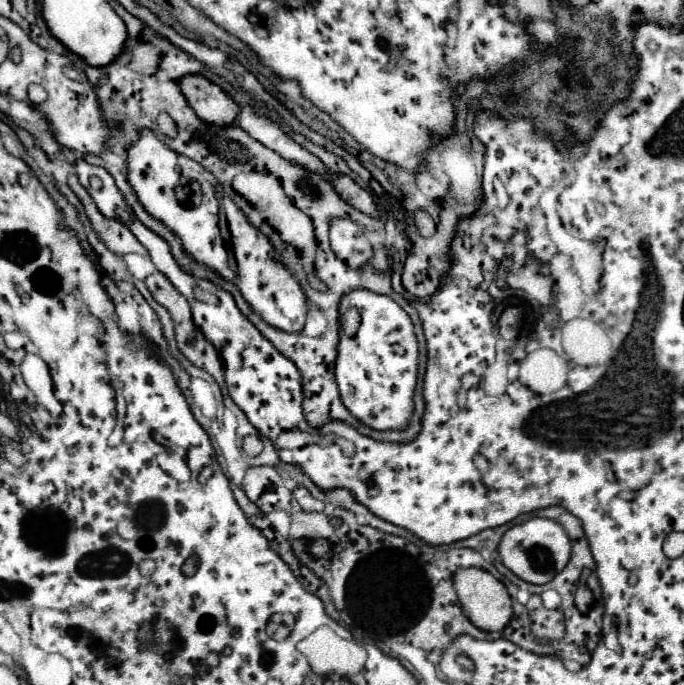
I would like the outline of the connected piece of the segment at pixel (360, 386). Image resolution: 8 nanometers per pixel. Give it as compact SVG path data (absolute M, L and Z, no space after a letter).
M354 289L354 291L346 293L338 307L340 315L348 307L358 309L358 313L362 315L362 323L354 337L340 335L338 357L334 363L334 375L336 375L338 389L342 389L342 395L340 395L342 403L356 419L360 419L362 423L366 423L372 429L378 429L378 431L400 429L400 427L404 427L404 423L408 423L408 415L412 415L412 403L414 403L412 395L414 395L416 373L418 373L418 341L414 335L414 325L412 325L408 313L394 299L390 299L388 295L368 291L368 289Z

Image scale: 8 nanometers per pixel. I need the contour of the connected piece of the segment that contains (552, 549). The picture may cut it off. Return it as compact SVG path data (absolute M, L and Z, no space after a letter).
M532 517L520 525L510 527L504 535L502 541L498 545L498 553L502 557L502 563L520 579L534 583L534 585L542 585L552 581L568 563L570 559L570 539L566 535L566 531L562 529L560 523L556 523L554 519L546 519L546 517Z

